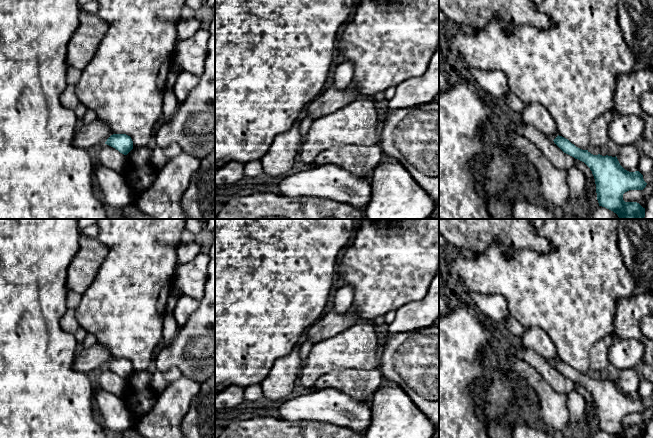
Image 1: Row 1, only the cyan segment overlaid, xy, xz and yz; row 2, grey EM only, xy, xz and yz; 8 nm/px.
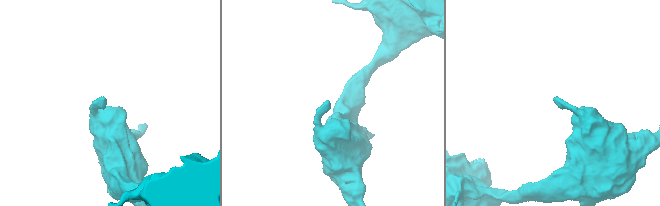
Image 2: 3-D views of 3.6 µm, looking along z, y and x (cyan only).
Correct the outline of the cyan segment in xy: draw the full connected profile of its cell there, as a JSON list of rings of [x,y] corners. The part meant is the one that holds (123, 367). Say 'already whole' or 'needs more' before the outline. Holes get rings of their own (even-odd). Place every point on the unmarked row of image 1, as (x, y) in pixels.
already whole; [[[113,358],[107,363],[105,368],[115,372],[124,379],[127,379],[133,373],[133,365],[126,358]]]

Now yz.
already whole; [[[558,359],[553,365],[564,377],[590,392],[595,403],[599,430],[616,438],[645,438],[645,432],[639,427],[623,424],[625,416],[643,414],[646,411],[647,407],[639,395],[629,396],[620,389],[616,380],[593,379],[562,360]]]

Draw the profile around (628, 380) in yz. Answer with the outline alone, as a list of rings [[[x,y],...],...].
[[[633,369],[621,370],[616,381],[625,394],[629,396],[638,394],[641,380]]]

